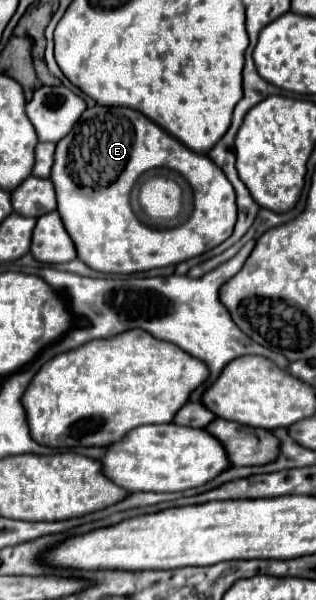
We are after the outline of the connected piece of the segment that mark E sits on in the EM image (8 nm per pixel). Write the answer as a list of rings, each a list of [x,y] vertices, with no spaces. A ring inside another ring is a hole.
[[[107,106],[87,108],[79,118],[79,124],[75,124],[75,128],[57,144],[51,180],[57,192],[57,212],[77,248],[77,258],[83,260],[89,268],[103,274],[147,272],[153,268],[163,268],[195,258],[227,240],[237,220],[235,190],[227,176],[223,174],[223,170],[211,158],[207,158],[205,154],[191,152],[177,138],[173,138],[155,122],[151,122],[147,116],[131,108],[107,108]],[[161,166],[181,172],[195,192],[193,216],[183,226],[177,226],[173,230],[153,230],[141,224],[129,206],[129,194],[131,188],[135,186],[135,180],[145,170]]]

